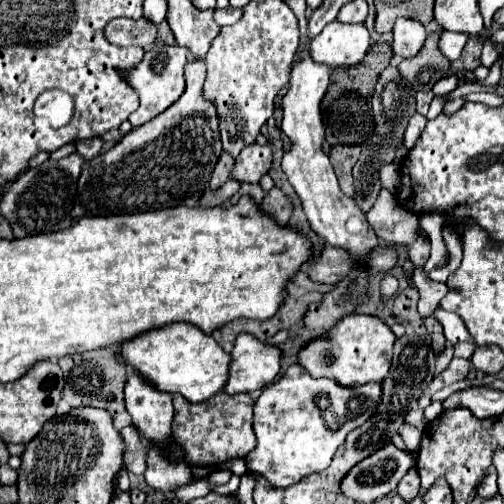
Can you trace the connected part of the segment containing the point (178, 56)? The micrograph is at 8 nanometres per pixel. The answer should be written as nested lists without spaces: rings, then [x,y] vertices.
[[[153,46],[151,50],[145,52],[141,64],[123,70],[125,82],[139,94],[141,106],[129,116],[131,126],[141,126],[147,120],[155,118],[163,110],[167,110],[185,90],[185,78],[183,78],[183,68],[189,60],[189,50],[183,46]]]

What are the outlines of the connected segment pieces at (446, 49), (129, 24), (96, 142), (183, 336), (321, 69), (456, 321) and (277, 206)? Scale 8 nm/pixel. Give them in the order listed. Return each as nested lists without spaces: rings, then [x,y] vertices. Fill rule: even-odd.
[[[443,32],[439,38],[439,50],[443,52],[443,56],[453,62],[461,55],[461,50],[465,46],[465,42],[469,40],[469,36],[465,34],[453,34],[453,32]]]
[[[115,18],[105,26],[105,38],[115,46],[141,46],[147,48],[157,38],[157,28],[153,22],[139,18]]]
[[[89,138],[89,140],[79,140],[77,142],[77,154],[85,158],[85,162],[89,162],[93,156],[99,154],[103,146],[103,140],[101,138]]]
[[[169,324],[169,328],[145,332],[145,336],[135,336],[133,340],[117,346],[113,354],[117,362],[131,366],[159,392],[181,394],[189,402],[201,402],[217,394],[227,382],[227,366],[231,360],[231,356],[217,346],[213,336],[203,334],[193,324]]]
[[[309,48],[301,52],[299,60],[294,60],[291,68],[291,88],[283,96],[283,124],[281,130],[289,138],[291,146],[283,154],[281,168],[287,174],[287,180],[293,184],[297,196],[303,202],[303,210],[309,218],[311,228],[323,236],[331,246],[343,246],[353,256],[361,258],[365,252],[377,246],[377,236],[369,228],[365,214],[353,198],[345,196],[339,188],[337,176],[329,162],[329,156],[323,154],[321,144],[325,138],[325,128],[321,122],[321,98],[325,96],[329,86],[329,68],[315,63],[310,55]]]
[[[437,308],[435,312],[435,318],[443,324],[443,334],[447,338],[447,342],[451,344],[459,344],[459,342],[473,342],[473,338],[469,336],[463,320],[457,316],[457,314],[451,314],[451,312],[445,312],[443,308]]]
[[[277,186],[271,188],[271,190],[265,194],[265,198],[263,198],[263,202],[261,202],[259,206],[261,206],[261,210],[271,212],[271,216],[273,216],[279,224],[287,224],[289,218],[291,218],[291,214],[293,214],[293,204],[291,204],[289,196],[287,196],[281,188],[277,188]]]

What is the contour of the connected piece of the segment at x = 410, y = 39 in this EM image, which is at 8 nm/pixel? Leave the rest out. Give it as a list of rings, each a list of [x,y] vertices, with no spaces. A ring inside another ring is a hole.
[[[399,18],[395,20],[395,28],[393,28],[393,54],[401,56],[401,58],[413,58],[419,48],[425,44],[427,32],[425,26],[419,24],[417,20],[411,18]]]

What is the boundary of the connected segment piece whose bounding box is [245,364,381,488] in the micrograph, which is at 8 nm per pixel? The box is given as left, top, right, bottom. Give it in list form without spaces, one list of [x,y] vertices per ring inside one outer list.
[[[299,364],[267,384],[255,402],[253,430],[257,446],[247,454],[247,468],[261,474],[271,486],[287,488],[301,478],[329,468],[345,436],[363,426],[381,400],[381,384],[345,388],[329,378],[311,378]]]

